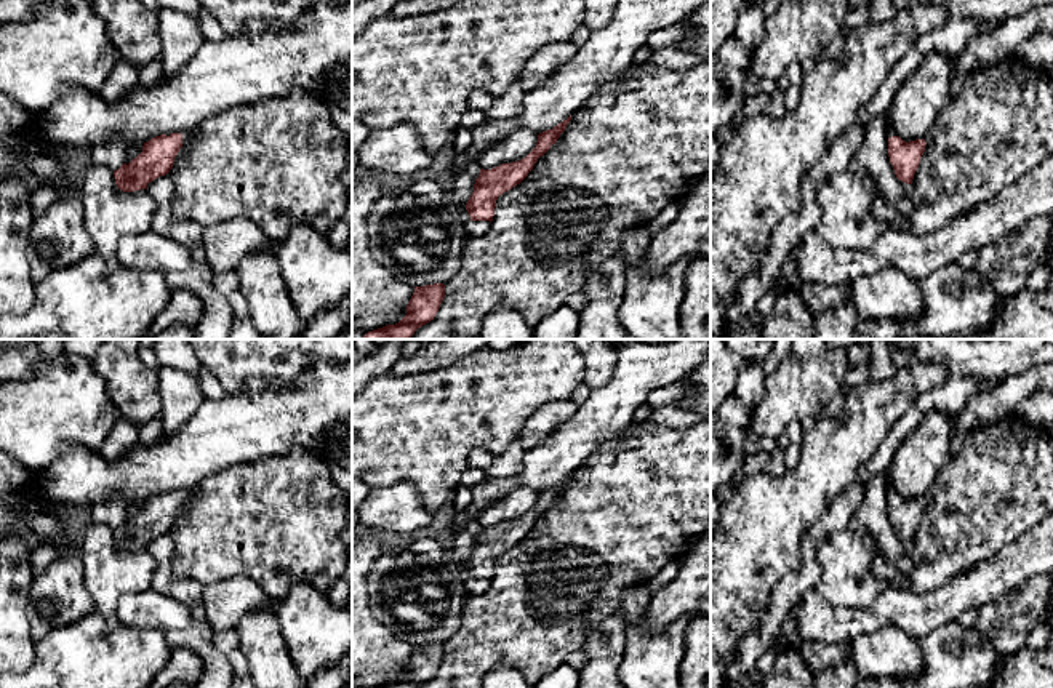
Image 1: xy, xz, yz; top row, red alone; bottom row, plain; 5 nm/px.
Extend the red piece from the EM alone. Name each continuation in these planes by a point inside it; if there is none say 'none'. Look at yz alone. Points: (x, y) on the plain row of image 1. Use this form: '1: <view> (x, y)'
none

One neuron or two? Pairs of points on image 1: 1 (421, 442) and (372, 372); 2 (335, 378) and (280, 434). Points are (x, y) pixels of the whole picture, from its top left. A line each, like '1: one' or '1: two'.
1: two
2: one

